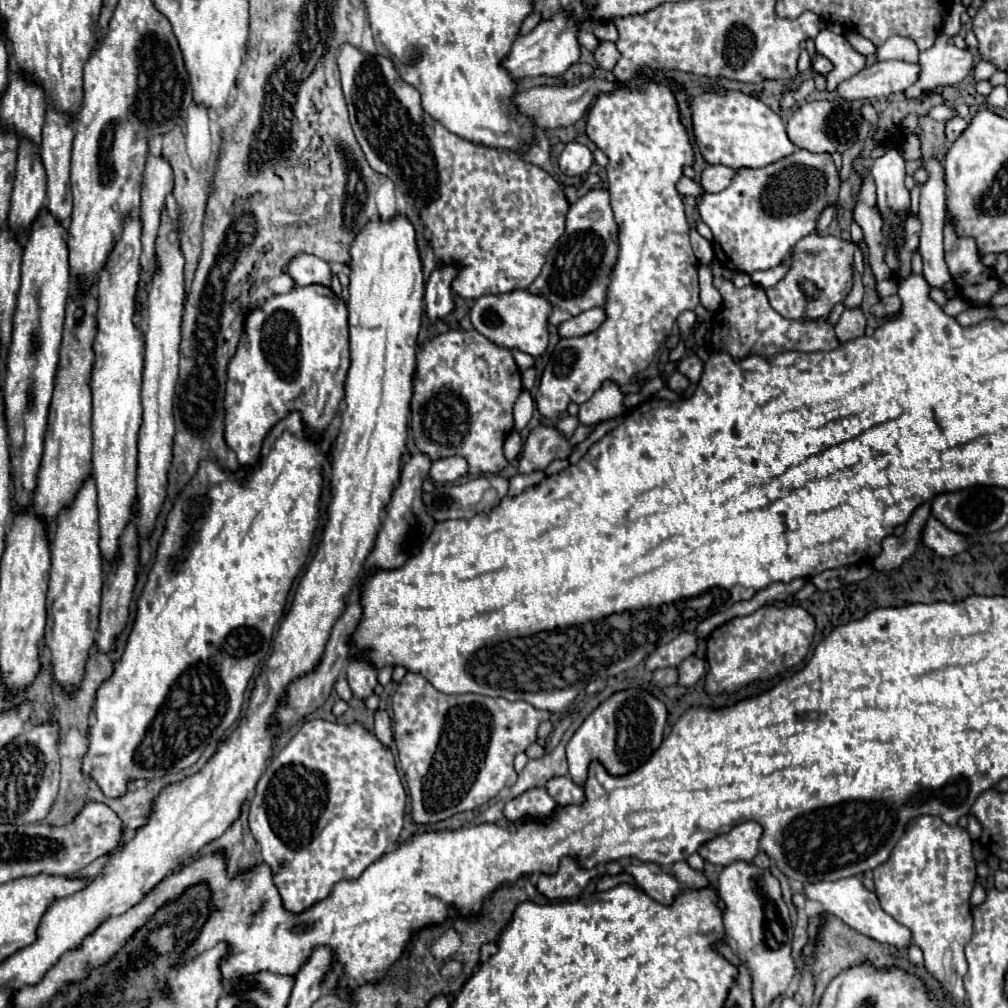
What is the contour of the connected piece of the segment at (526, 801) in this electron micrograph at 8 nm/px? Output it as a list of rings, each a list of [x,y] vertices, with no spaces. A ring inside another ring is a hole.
[[[533,787],[511,799],[503,807],[503,815],[509,821],[517,821],[521,817],[549,817],[557,807],[555,799],[545,791],[545,787]]]

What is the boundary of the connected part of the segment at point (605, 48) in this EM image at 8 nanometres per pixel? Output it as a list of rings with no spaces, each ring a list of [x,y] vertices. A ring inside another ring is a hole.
[[[601,41],[597,45],[597,49],[593,51],[593,55],[595,55],[595,61],[599,63],[599,67],[603,67],[607,71],[611,71],[617,65],[619,57],[621,57],[621,53],[615,47],[615,43],[611,43],[611,41]]]

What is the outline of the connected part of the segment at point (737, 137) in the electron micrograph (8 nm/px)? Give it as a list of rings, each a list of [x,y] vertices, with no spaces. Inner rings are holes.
[[[741,91],[703,93],[691,101],[691,109],[697,145],[705,161],[711,165],[721,163],[735,169],[765,167],[793,155],[797,149],[789,141],[781,117],[765,107],[757,97],[745,95]]]

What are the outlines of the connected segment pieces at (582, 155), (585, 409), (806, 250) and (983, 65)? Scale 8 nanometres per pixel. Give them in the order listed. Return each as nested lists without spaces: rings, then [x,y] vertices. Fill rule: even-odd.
[[[567,143],[559,155],[559,169],[569,177],[581,177],[593,165],[593,153],[581,143]]]
[[[607,379],[601,389],[593,393],[591,399],[579,405],[579,423],[581,425],[597,425],[601,421],[611,421],[625,413],[625,395],[619,389],[619,385],[611,379]]]
[[[817,233],[805,235],[795,243],[795,247],[783,259],[783,263],[787,265],[785,277],[777,285],[765,289],[769,305],[779,315],[793,321],[827,319],[831,309],[837,303],[843,303],[853,287],[853,253],[855,253],[855,245],[851,241],[845,241],[843,237],[817,235]],[[805,281],[811,281],[819,289],[819,293],[807,297],[801,289],[801,283]]]
[[[979,61],[979,63],[975,65],[975,79],[977,79],[977,81],[989,79],[995,71],[997,71],[997,67],[995,67],[991,61]]]

